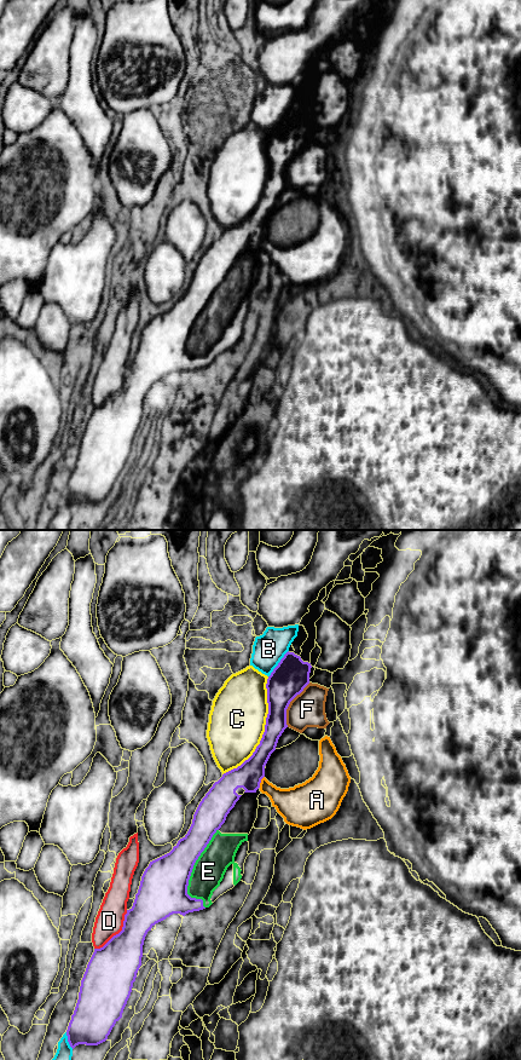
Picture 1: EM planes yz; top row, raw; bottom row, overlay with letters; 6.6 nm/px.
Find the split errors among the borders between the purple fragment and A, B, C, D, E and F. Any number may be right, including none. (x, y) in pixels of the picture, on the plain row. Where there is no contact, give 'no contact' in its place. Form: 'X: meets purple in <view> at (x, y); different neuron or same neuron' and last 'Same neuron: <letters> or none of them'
A: meets purple in yz at (260, 240); different neuron
B: meets purple in yz at (278, 121); different neuron
C: meets purple in yz at (265, 188); different neuron
D: meets purple in yz at (119, 391); different neuron
E: meets purple in yz at (191, 329); same neuron
F: meets purple in yz at (289, 161); different neuron
Same neuron: E

